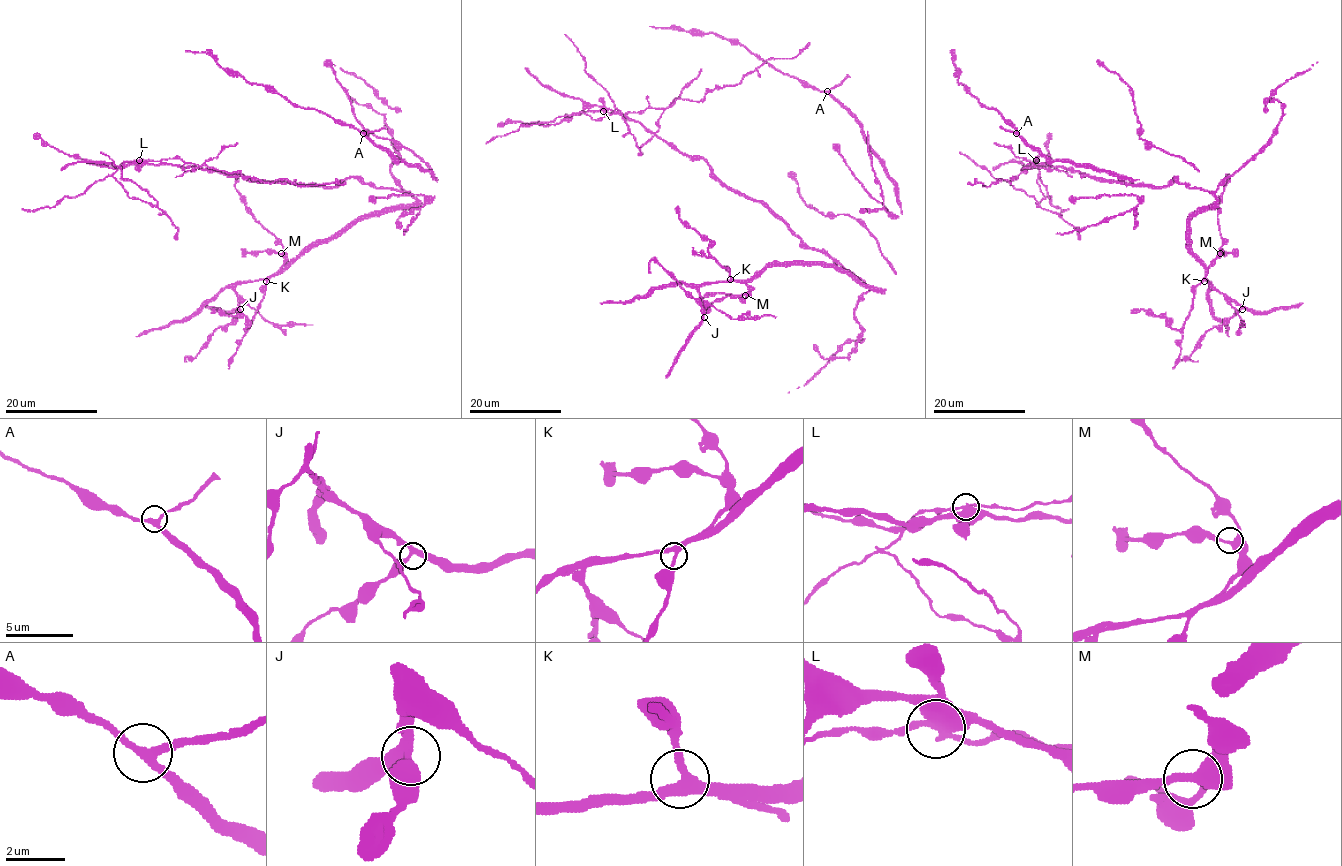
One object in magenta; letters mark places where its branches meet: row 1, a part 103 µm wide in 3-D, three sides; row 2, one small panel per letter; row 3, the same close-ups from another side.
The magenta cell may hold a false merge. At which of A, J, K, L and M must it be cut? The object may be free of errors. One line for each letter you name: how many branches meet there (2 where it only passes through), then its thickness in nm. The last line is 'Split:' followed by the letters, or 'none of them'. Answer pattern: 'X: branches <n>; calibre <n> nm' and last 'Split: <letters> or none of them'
L: branches 3; calibre 380 nm
Split: L

